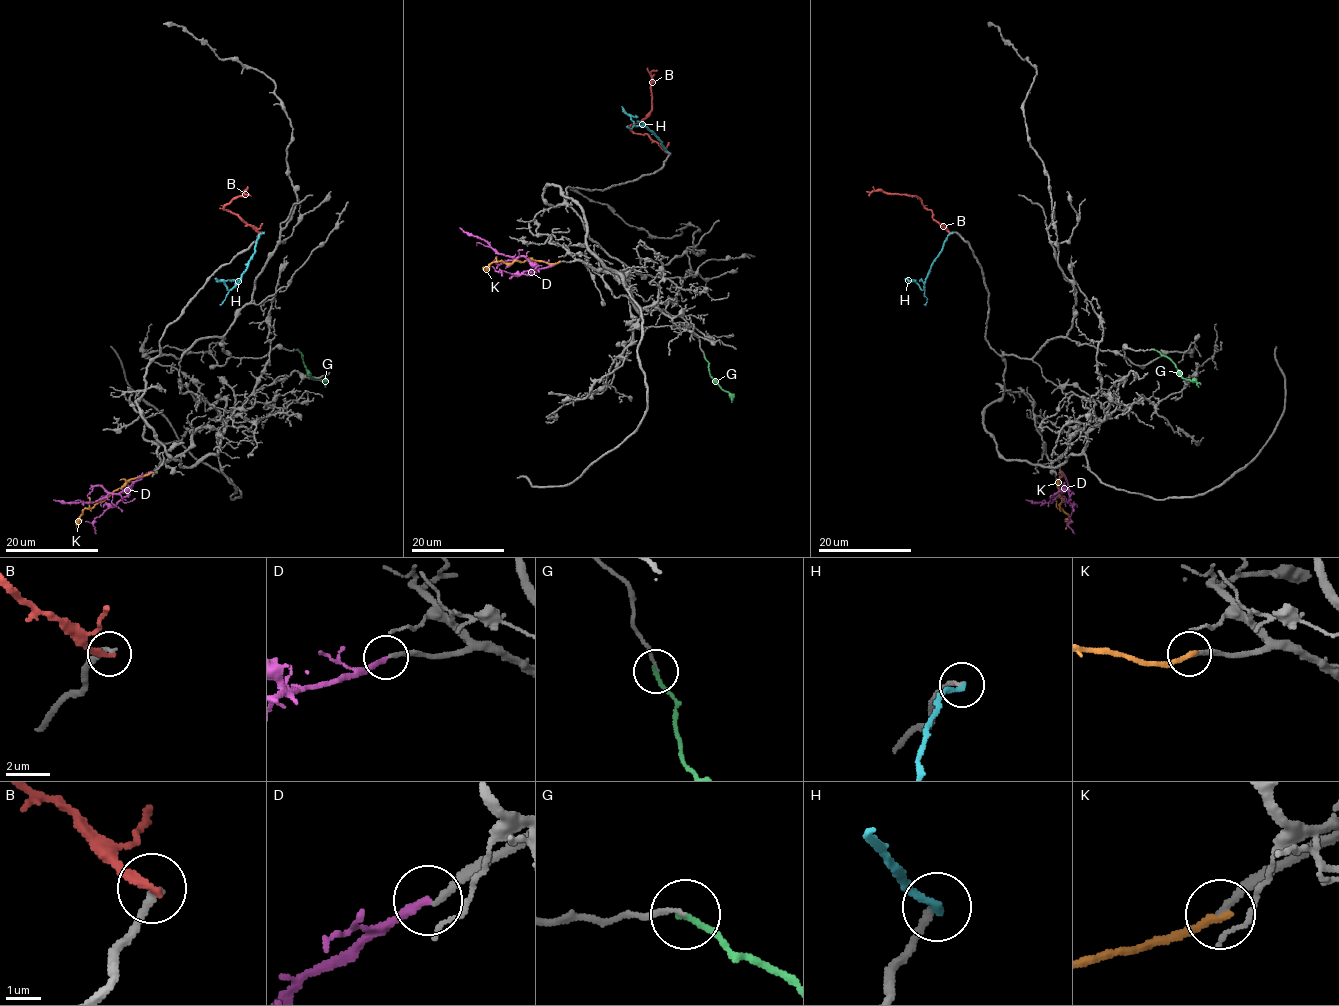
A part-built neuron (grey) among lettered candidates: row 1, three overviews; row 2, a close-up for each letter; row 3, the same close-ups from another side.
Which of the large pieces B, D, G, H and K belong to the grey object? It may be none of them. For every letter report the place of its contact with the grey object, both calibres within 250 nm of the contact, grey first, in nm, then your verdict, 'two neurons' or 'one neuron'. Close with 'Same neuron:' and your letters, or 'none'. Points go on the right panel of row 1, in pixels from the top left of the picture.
B: (952, 233) | 200/220 nm | two neurons
D: (1061, 471) | 170/240 nm | one neuron
G: (1155, 349) | 130/180 nm | one neuron
H: (952, 232) | 200/220 nm | two neurons
K: (1060, 472) | 180/240 nm | two neurons
Same neuron: D, G

